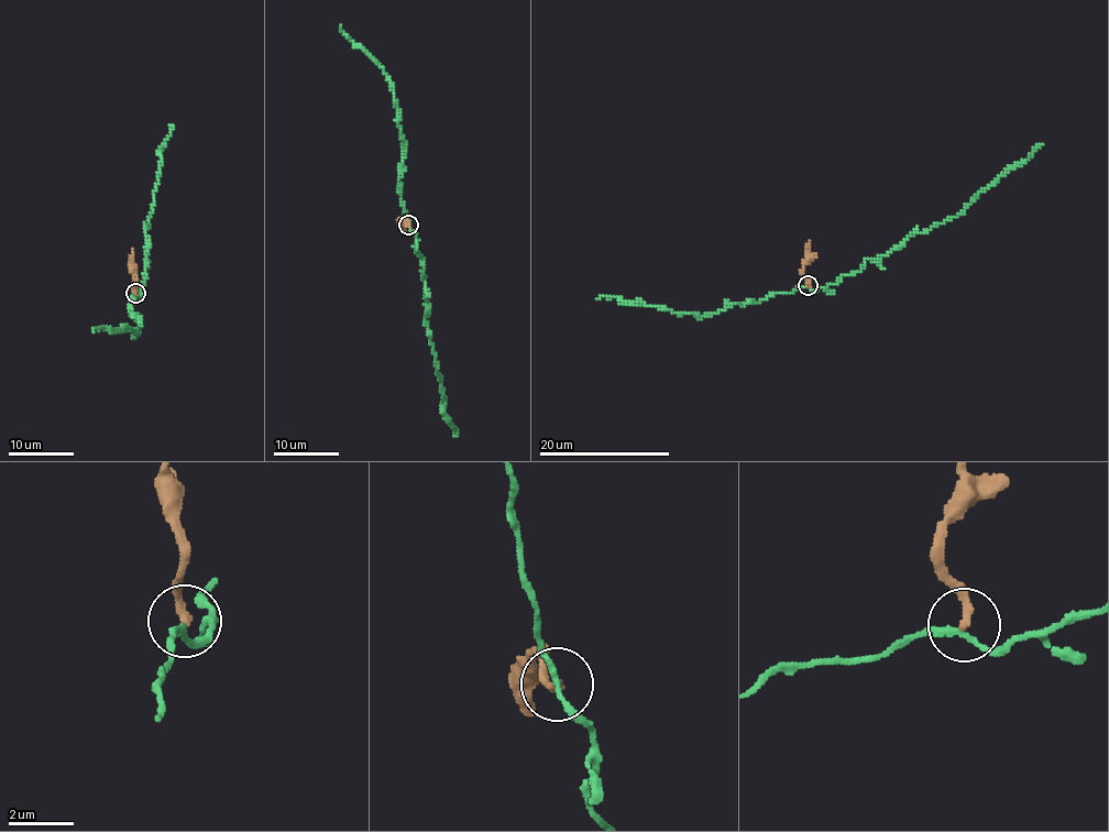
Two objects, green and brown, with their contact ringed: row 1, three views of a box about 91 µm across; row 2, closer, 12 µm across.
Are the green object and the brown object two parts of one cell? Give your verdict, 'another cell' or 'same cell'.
another cell

